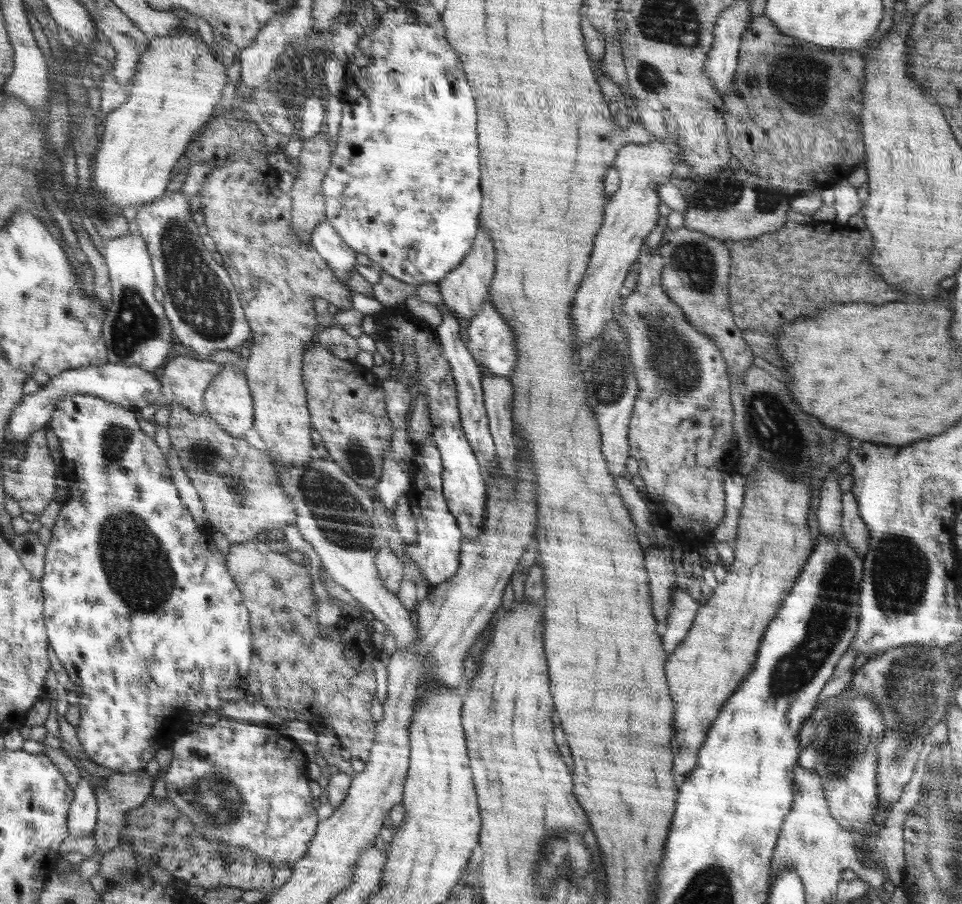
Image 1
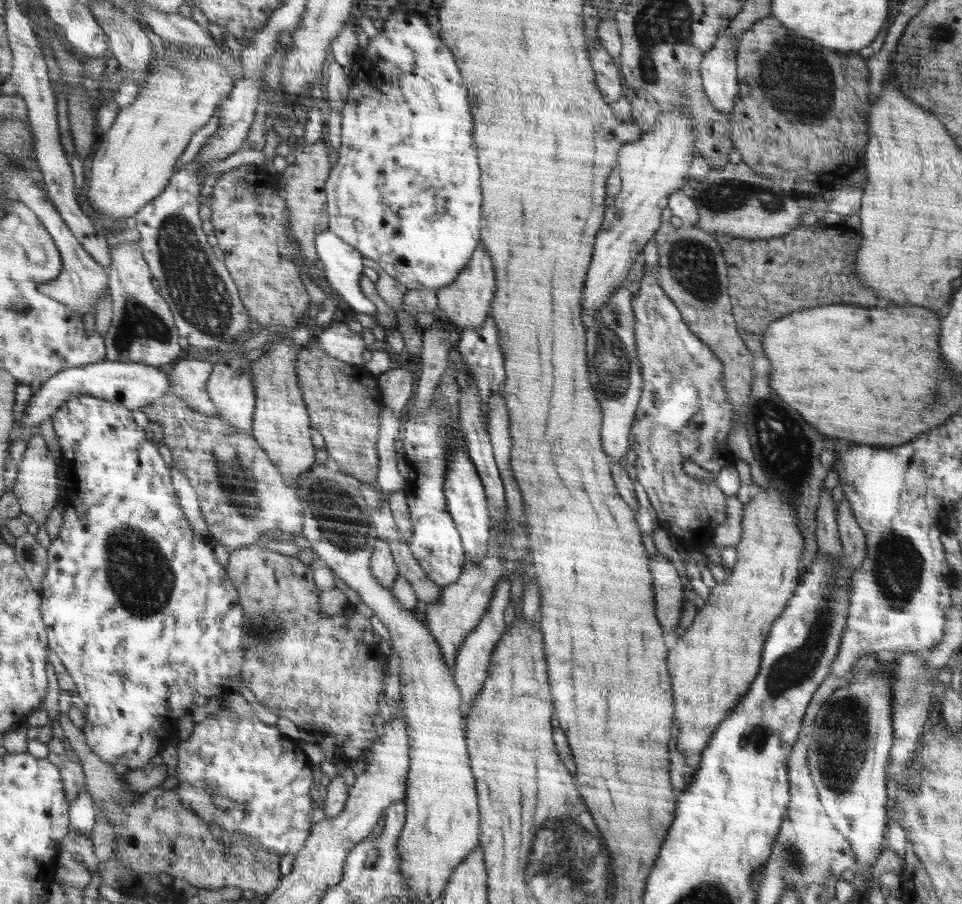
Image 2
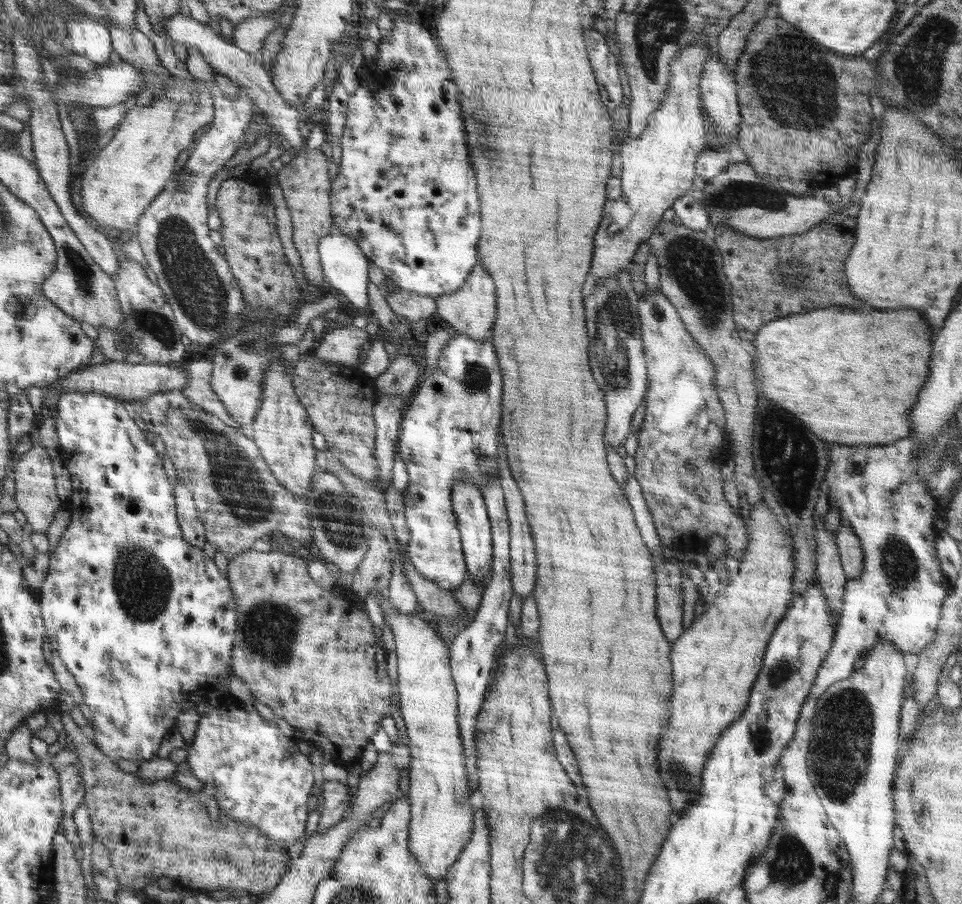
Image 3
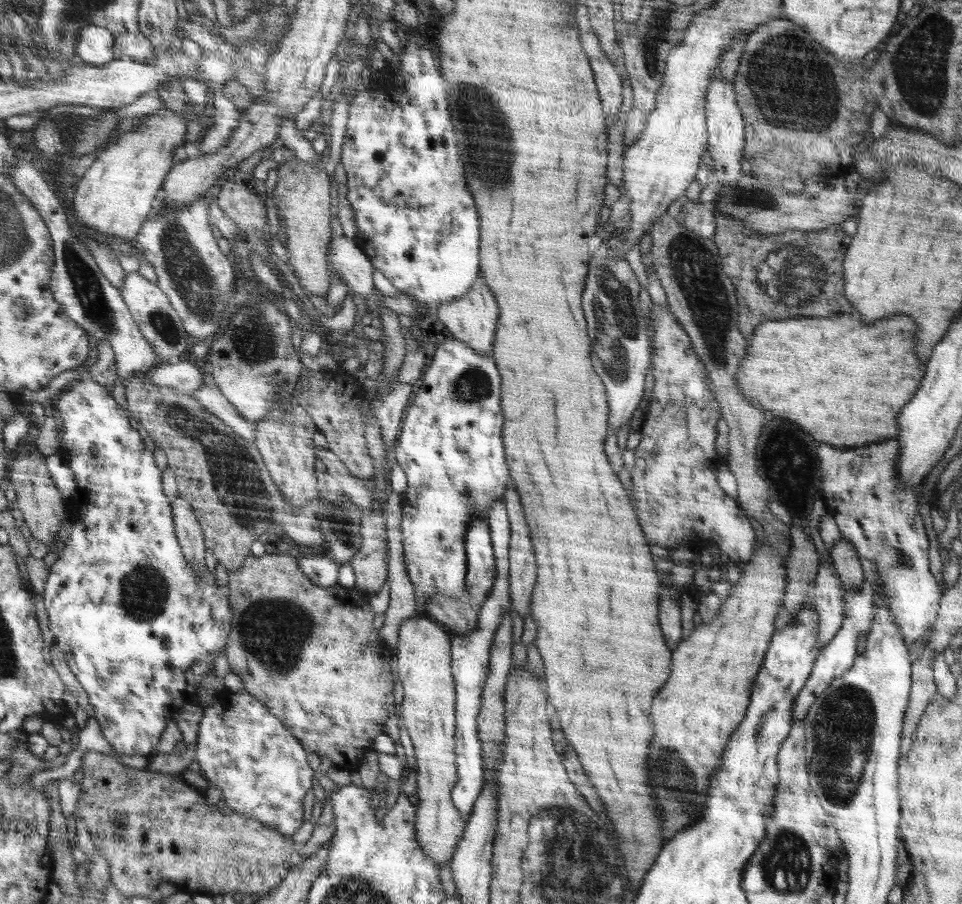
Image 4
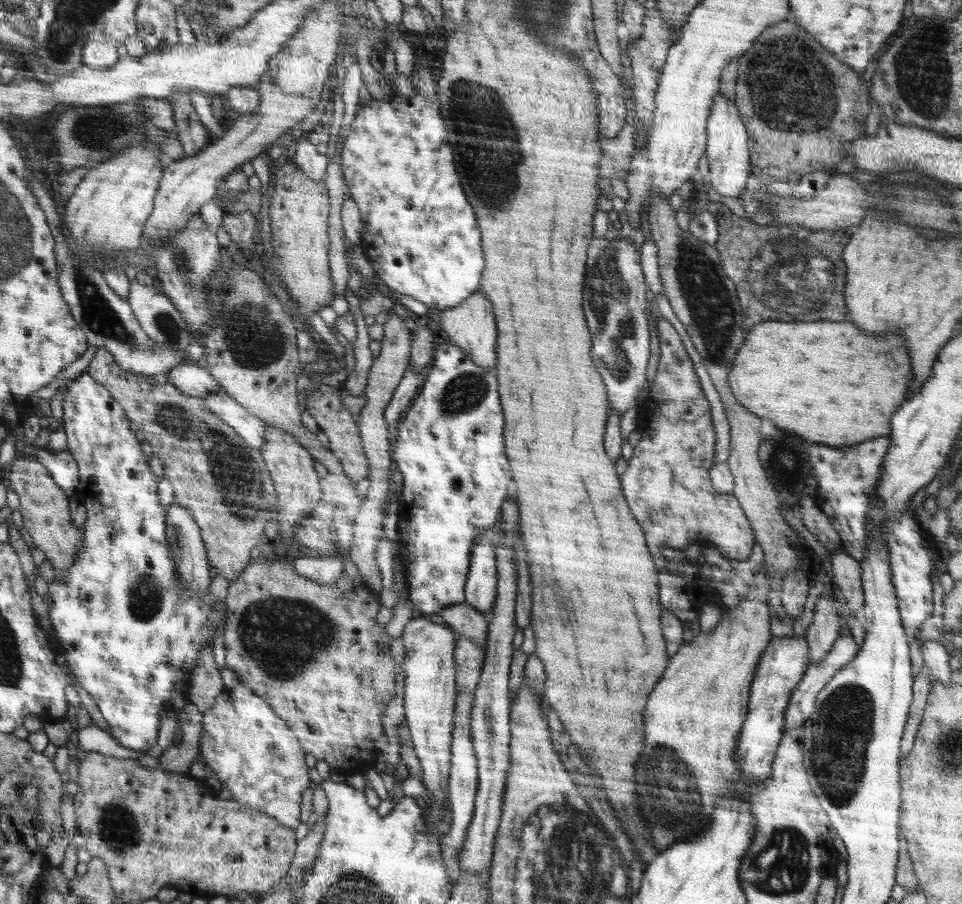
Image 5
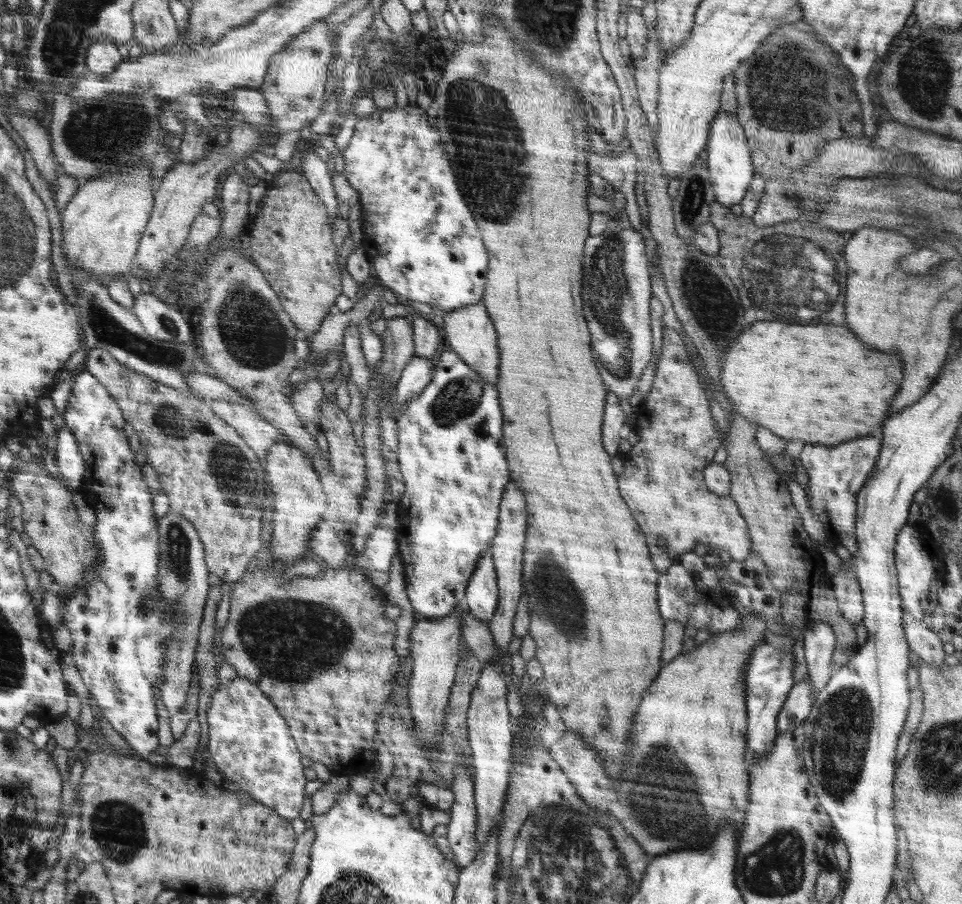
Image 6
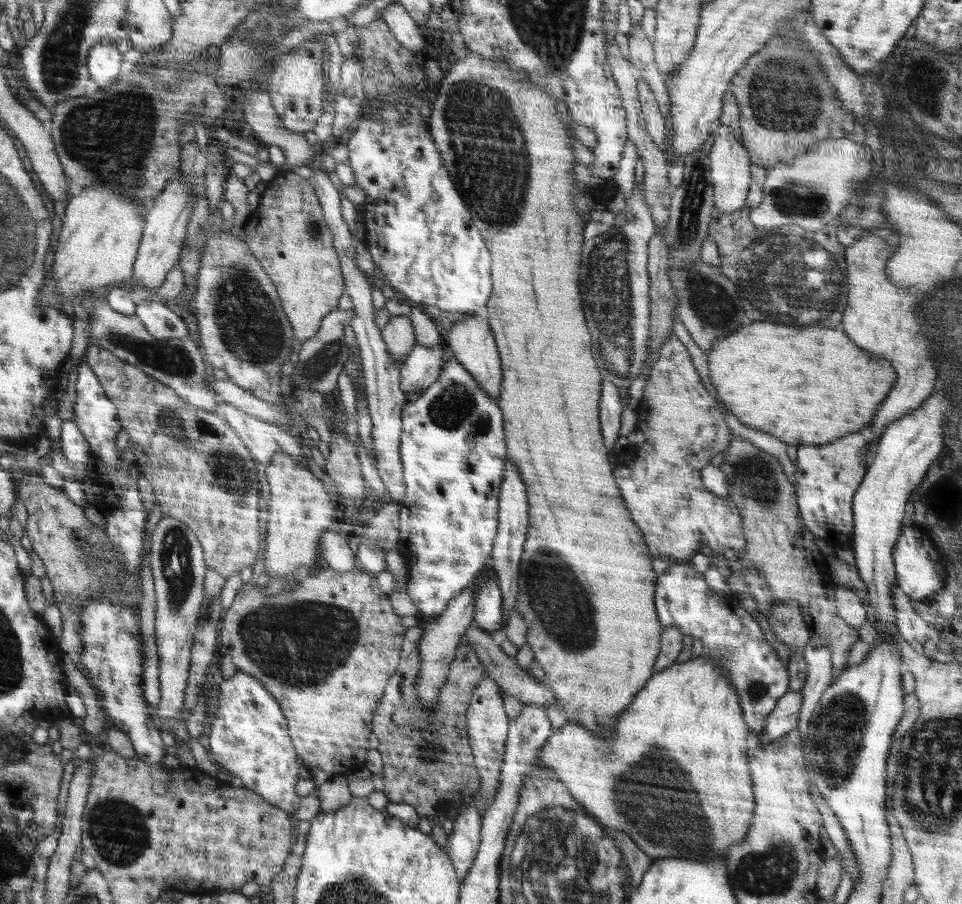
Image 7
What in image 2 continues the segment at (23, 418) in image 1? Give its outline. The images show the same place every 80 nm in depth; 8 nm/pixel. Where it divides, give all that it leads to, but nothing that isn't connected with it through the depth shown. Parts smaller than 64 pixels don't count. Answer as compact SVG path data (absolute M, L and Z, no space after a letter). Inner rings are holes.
M105 360L96 364L88 364L77 368L70 368L61 374L46 380L41 385L42 388L32 395L32 398L26 402L26 412L20 420L20 428L36 428L42 422L51 419L60 409L60 406L69 399L69 397L78 397L80 395L90 395L122 404L127 410L140 413L142 407L152 405L154 400L168 393L170 390L170 372L168 369L149 366L144 363L119 362Z

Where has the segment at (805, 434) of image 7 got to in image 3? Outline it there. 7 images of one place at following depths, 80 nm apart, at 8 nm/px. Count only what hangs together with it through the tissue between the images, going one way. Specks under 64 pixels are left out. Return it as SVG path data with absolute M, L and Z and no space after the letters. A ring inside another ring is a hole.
M830 307L823 309L814 309L813 311L804 311L782 320L766 323L762 326L754 338L754 343L750 348L754 357L754 370L759 368L760 378L754 380L754 384L762 384L764 396L766 400L780 404L782 408L786 408L788 412L796 414L818 438L828 440L828 442L838 442L838 444L862 444L862 445L888 445L898 442L900 438L906 438L910 434L910 410L914 408L918 394L922 390L922 386L928 380L930 374L930 356L932 356L932 332L928 322L922 318L920 312L916 310L888 310L888 312L854 312L854 310L846 310L846 308Z

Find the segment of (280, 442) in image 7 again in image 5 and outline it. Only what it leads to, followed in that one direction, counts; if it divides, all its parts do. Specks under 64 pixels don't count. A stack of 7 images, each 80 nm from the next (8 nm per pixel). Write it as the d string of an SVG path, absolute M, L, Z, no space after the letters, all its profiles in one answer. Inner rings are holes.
M222 390L207 394L204 400L205 404L209 406L210 412L232 427L238 435L246 440L246 444L259 450L265 441L267 424L260 418L250 415L246 409L236 403L236 400Z

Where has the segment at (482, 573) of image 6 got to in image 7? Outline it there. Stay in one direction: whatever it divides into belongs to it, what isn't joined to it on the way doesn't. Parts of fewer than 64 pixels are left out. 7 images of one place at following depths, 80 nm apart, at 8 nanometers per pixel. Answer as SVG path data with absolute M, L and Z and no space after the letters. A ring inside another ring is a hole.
M496 579L482 581L475 592L476 619L473 624L488 634L504 629L501 589Z

